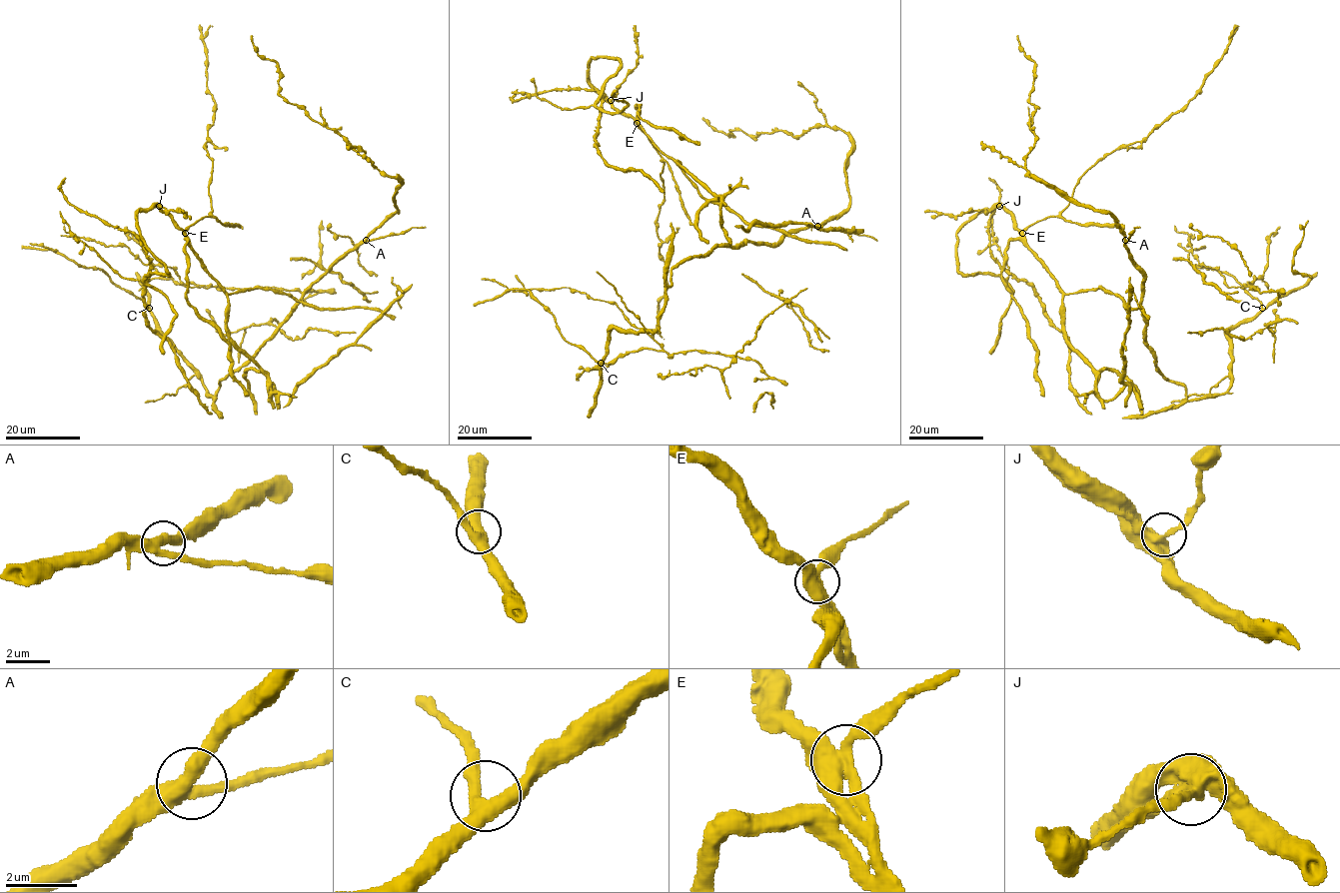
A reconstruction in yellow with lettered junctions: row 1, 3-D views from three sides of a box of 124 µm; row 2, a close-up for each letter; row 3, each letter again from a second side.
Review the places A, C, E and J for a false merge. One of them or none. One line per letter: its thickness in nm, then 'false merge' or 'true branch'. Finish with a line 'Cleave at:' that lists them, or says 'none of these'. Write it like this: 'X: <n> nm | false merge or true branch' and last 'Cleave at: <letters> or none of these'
A: 400 nm | true branch
C: 400 nm | true branch
E: 420 nm | true branch
J: 440 nm | true branch
Cleave at: none of these

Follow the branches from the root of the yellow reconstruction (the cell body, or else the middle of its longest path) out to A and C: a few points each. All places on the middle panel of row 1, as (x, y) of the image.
A: (726, 246), (737, 246), (744, 242), (776, 244), (785, 235), (817, 226)
C: (726, 246), (714, 246), (677, 264), (666, 289), (660, 326), (654, 332), (619, 332), (614, 328), (601, 363)

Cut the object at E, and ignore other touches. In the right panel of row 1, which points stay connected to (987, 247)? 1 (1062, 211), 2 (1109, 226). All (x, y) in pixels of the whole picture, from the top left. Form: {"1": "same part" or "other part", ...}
{"1": "other part", "2": "other part"}

